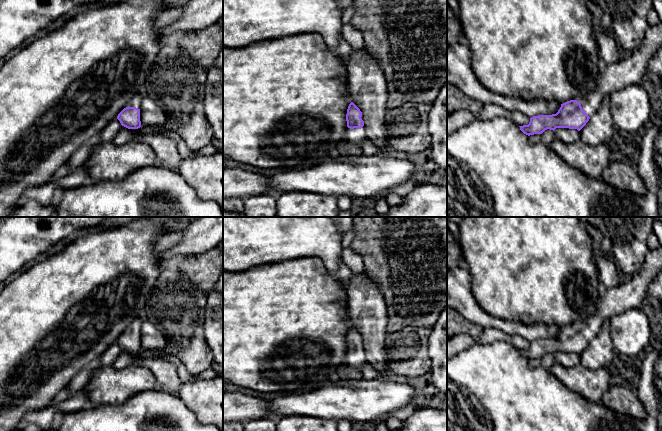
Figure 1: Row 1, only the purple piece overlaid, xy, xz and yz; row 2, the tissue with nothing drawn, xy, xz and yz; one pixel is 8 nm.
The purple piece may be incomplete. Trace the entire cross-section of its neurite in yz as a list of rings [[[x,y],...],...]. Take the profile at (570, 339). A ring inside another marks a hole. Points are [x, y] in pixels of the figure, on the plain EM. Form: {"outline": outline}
{"outline": [[[662,248],[649,250],[638,272],[625,278],[621,285],[608,288],[607,292],[601,296],[594,315],[587,320],[561,328],[556,338],[531,341],[528,349],[519,350],[520,354],[528,360],[542,358],[547,353],[554,355],[556,352],[580,355],[597,336],[606,319],[611,319],[628,309],[639,308],[642,305],[649,284],[661,270]]]}

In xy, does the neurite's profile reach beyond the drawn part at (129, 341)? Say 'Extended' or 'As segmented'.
Extended

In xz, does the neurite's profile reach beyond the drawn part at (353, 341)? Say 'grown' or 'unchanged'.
grown

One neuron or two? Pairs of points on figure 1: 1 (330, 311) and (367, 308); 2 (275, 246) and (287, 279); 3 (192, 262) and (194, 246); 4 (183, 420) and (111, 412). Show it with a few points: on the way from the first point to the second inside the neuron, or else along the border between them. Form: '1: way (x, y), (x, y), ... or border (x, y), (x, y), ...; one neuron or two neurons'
1: border (346, 300), (349, 320), (352, 325); two neurons
2: border (304, 256), (279, 262), (268, 262), (258, 266); two neurons
3: border (212, 248), (186, 256); two neurons
4: way (165, 414), (129, 413); one neuron

